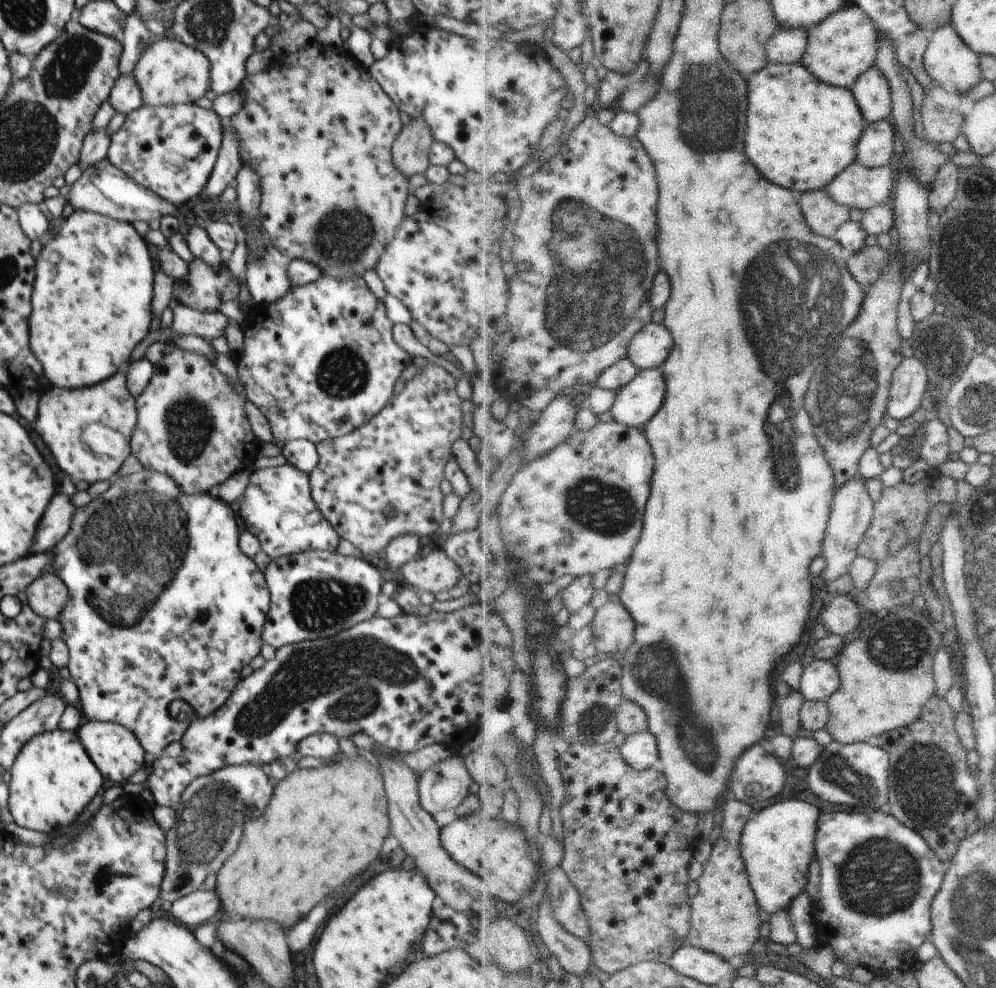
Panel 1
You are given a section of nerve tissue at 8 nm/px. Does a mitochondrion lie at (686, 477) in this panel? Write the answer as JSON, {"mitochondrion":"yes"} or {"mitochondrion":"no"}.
{"mitochondrion":"no"}

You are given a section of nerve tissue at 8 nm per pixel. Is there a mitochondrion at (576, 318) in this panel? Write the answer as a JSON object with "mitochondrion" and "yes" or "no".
{"mitochondrion":"yes"}

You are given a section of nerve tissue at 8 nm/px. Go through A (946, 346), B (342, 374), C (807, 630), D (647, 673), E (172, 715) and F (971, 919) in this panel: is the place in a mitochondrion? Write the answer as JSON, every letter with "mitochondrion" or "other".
{"A":"mitochondrion","B":"mitochondrion","C":"other","D":"mitochondrion","E":"other","F":"mitochondrion"}

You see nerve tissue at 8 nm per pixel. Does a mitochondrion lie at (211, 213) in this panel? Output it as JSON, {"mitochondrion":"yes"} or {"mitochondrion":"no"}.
{"mitochondrion":"no"}

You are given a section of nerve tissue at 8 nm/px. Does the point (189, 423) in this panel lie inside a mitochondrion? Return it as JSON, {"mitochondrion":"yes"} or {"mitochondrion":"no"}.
{"mitochondrion":"yes"}

